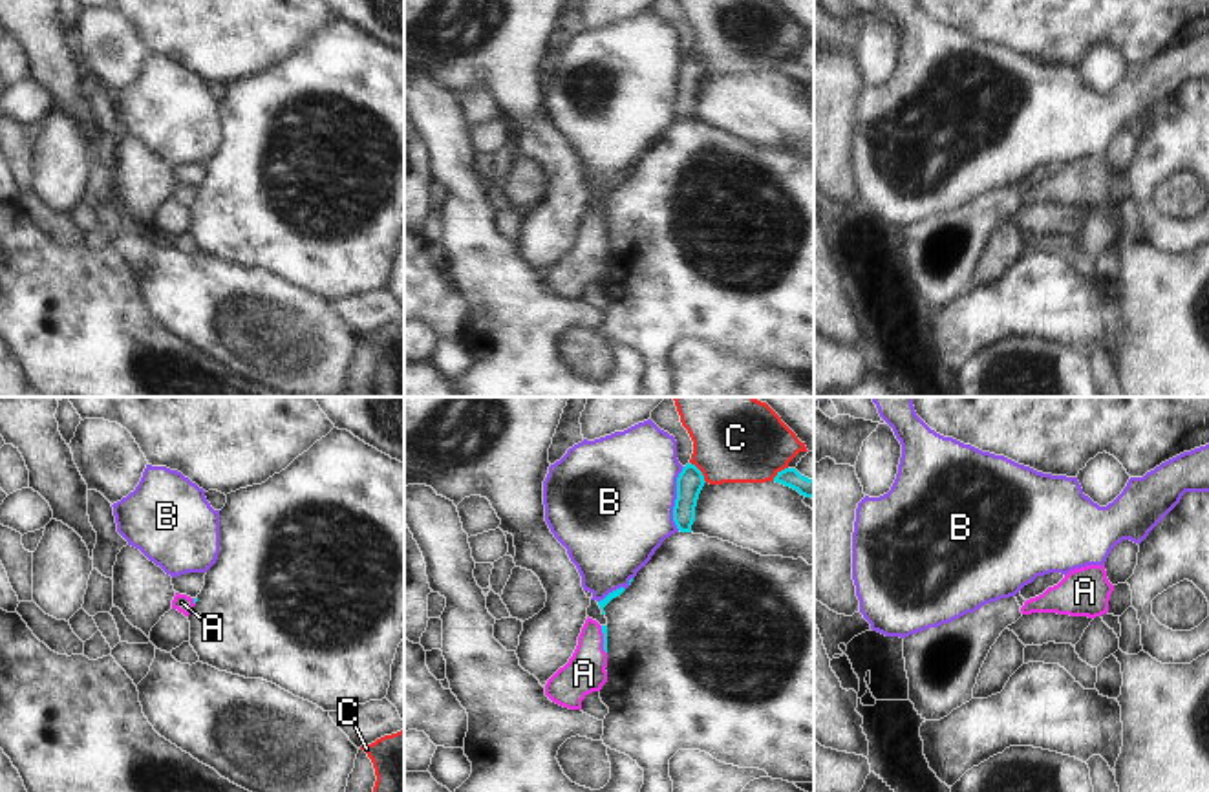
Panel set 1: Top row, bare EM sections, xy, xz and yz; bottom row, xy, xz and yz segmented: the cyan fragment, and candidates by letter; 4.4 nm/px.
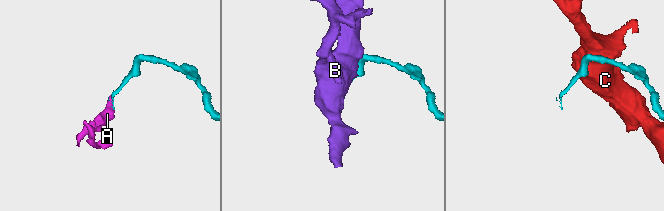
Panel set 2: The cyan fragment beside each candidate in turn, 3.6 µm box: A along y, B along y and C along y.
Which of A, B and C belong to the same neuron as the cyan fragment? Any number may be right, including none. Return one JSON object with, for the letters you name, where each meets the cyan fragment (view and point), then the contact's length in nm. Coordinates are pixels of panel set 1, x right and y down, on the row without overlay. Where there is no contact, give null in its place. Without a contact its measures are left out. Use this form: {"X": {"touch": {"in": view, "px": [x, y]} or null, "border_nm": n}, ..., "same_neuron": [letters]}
{"A": {"touch": {"in": "xz", "px": [604, 231]}, "border_nm": 130}, "same_neuron": ["A"]}

